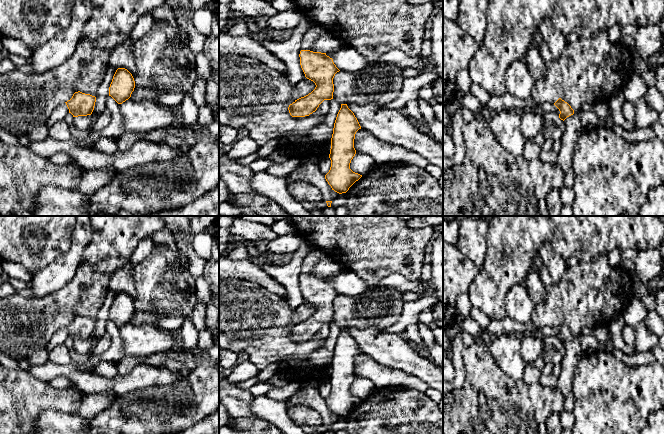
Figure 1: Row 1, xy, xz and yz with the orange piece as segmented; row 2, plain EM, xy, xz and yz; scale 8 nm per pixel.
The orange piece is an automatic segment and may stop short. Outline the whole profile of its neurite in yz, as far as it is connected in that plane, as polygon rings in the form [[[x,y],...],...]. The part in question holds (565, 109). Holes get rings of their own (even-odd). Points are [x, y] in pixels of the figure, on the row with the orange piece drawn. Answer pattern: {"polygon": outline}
{"polygon": [[[559,98],[554,103],[554,105],[559,109],[559,111],[560,111],[559,118],[563,121],[567,117],[574,114],[574,110],[571,108],[571,106],[567,102],[565,102],[564,100],[562,100],[561,98]]]}

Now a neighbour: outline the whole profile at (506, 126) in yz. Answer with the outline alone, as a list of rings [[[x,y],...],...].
[[[503,110],[493,113],[488,122],[496,141],[515,157],[523,156],[527,138],[522,133],[522,113]]]

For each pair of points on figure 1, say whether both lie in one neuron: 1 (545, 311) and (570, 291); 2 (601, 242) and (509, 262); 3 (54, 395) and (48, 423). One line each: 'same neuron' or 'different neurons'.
1: same neuron
2: same neuron
3: different neurons

